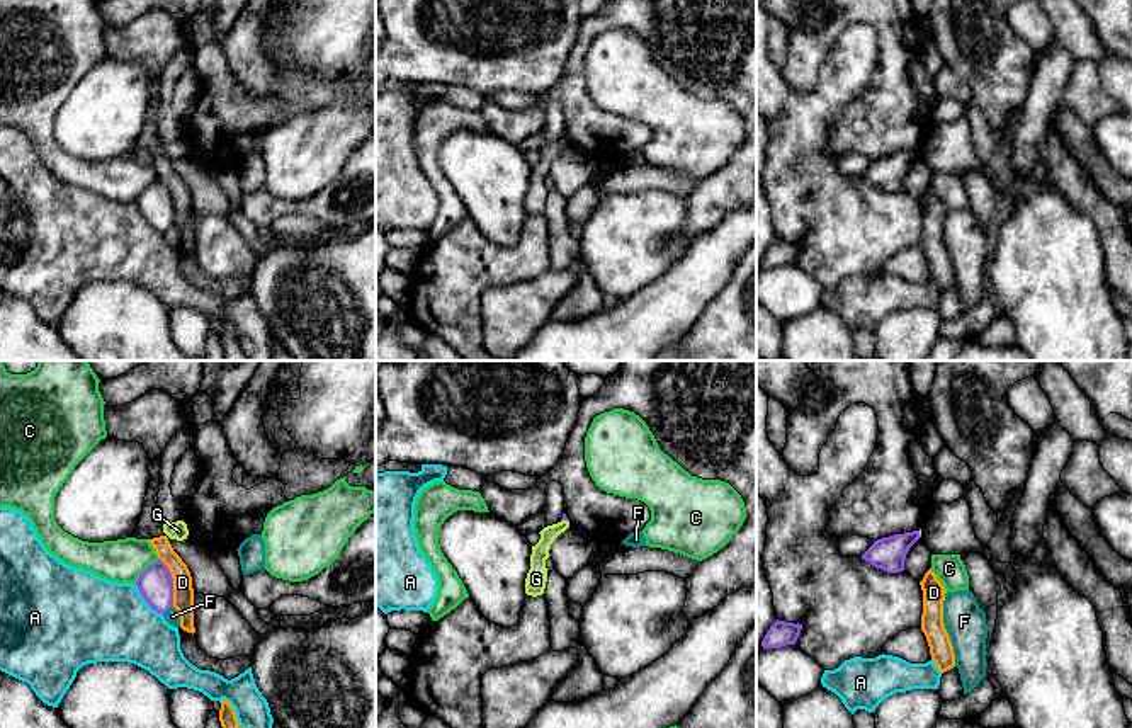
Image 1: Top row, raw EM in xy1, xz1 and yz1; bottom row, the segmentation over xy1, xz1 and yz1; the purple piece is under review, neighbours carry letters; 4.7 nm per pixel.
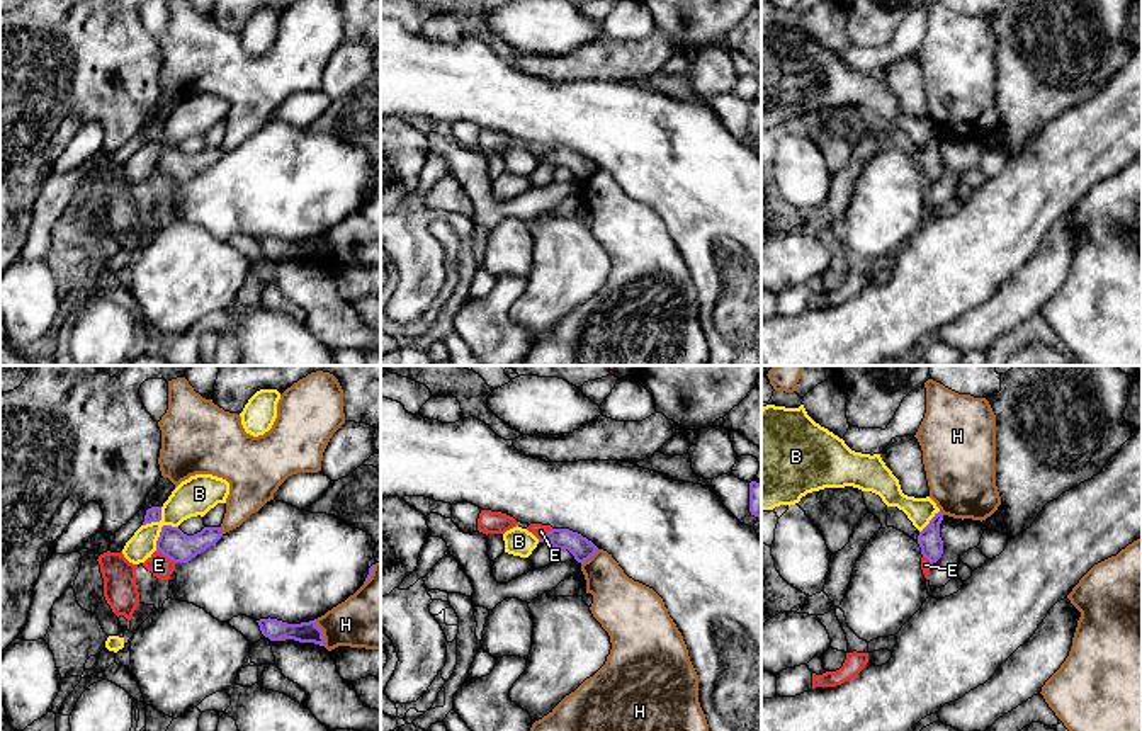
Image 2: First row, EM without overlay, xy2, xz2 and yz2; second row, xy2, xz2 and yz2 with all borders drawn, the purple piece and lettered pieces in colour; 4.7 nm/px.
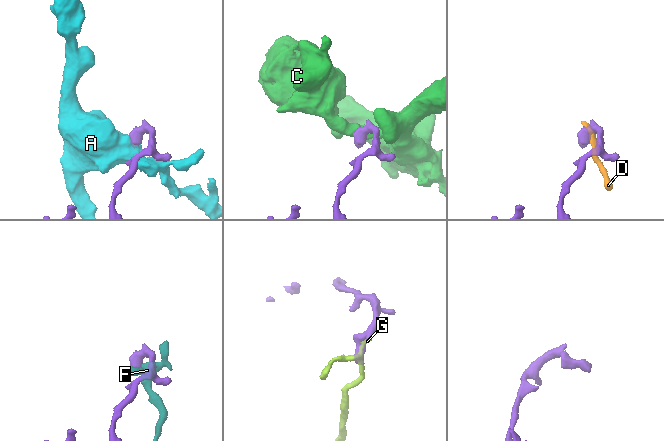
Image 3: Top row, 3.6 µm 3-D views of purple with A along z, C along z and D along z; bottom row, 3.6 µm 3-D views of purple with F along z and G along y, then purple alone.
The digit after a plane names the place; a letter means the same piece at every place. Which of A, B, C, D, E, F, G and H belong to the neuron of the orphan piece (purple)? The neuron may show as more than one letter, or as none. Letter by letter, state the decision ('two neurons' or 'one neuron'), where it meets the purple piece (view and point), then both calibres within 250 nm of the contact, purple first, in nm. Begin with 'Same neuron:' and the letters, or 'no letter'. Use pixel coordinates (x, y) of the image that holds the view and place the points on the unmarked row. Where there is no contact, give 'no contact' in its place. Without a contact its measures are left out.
Same neuron: G
A: two neurons; meets purple in xy1 at (145, 218); 170 nm thick on the purple side, 380 nm on the other
B: two neurons; meets purple in xy2 at (162, 150); 140 nm thick on the purple side, 180 nm on the other
C: two neurons; meets purple in xy1 at (145, 189); 170 nm thick on the purple side, 200 nm on the other
D: two neurons; meets purple in xy1 at (172, 201); 170 nm thick on the purple side, 100 nm on the other
E: two neurons; meets purple in xy2 at (165, 174); 140 nm thick on the purple side, 100 nm on the other
F: two neurons; meets purple in xy1 at (167, 228); 170 nm thick on the purple side, 70 nm on the other
G: one neuron; meets purple in xz1 at (565, 138); 20 nm thick on the purple side, 80 nm on the other
H: two neurons; meets purple in xy2 at (322, 252); 100 nm thick on the purple side, 280 nm on the other

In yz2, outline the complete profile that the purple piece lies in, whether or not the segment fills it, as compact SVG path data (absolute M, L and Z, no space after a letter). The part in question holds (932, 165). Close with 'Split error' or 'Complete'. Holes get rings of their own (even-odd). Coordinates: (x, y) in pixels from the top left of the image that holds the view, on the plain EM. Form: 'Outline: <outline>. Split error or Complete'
Outline: M938 131L930 139L930 143L919 151L918 163L921 167L921 173L933 184L943 173L943 160L940 156L940 143L943 139L943 133Z. Complete

